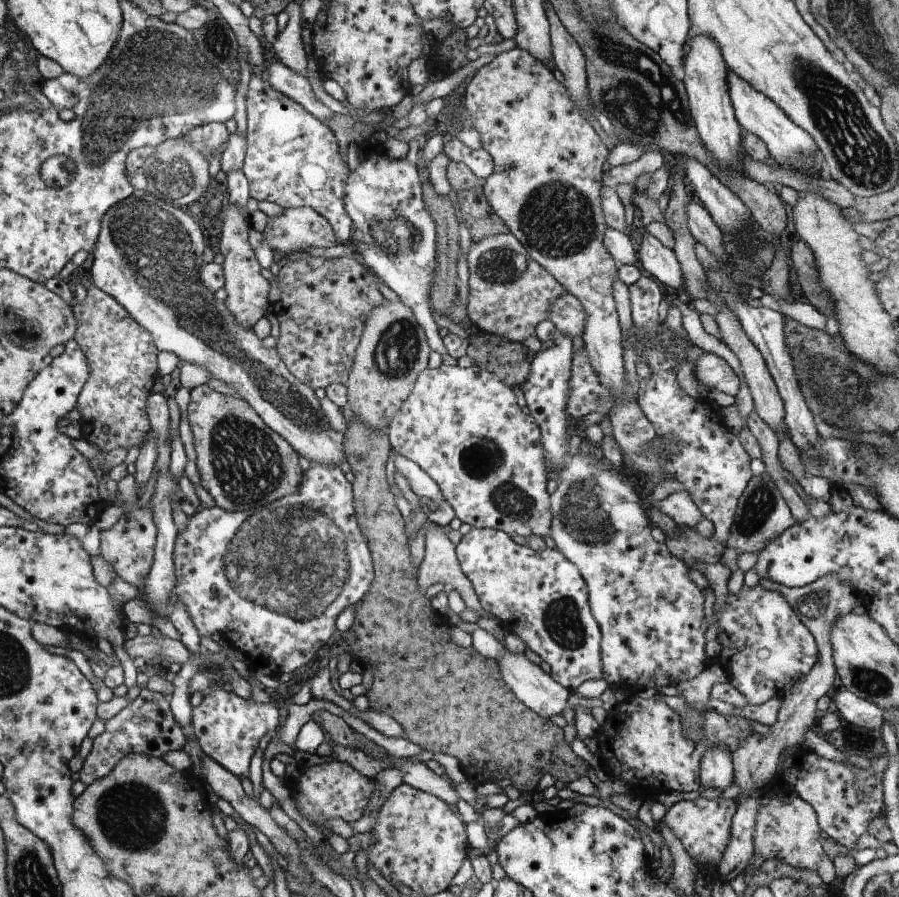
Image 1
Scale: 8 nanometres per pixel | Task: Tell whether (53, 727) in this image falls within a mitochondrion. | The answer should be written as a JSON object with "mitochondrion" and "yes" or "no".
{"mitochondrion":"no"}

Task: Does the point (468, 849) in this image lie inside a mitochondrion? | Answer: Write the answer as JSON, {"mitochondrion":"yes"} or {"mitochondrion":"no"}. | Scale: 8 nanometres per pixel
{"mitochondrion":"no"}

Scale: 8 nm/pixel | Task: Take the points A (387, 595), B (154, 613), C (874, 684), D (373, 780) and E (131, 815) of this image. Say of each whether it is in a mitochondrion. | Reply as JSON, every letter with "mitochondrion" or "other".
{"A":"other","B":"other","C":"mitochondrion","D":"other","E":"mitochondrion"}

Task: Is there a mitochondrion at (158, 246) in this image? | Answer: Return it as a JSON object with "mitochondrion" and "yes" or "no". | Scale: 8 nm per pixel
{"mitochondrion":"yes"}

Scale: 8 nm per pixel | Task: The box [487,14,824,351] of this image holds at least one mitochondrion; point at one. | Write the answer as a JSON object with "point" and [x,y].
{"point":[647,115]}

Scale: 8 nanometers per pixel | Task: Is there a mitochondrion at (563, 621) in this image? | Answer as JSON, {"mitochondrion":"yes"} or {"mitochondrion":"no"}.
{"mitochondrion":"yes"}

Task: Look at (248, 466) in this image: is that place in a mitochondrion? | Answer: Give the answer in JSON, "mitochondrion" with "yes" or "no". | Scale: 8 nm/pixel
{"mitochondrion":"yes"}

